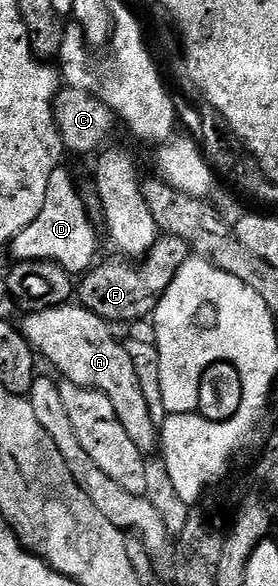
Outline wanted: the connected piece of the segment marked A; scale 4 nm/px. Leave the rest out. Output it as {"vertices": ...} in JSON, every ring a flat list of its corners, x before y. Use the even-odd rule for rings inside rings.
{"vertices":[[70,302,61,304,51,310,42,312,31,312,24,317,25,321,20,321,21,333,29,339,29,345,33,347,34,353,46,356,59,371,65,375,64,379,70,384,77,384,80,388,94,388,111,401,111,406,115,406,115,414,119,422,123,422,123,430,131,437,131,442,139,446,139,450,146,454,153,454,159,448,159,424,153,421,153,412,149,409,149,400,145,397,145,388,141,385,141,376,137,373,137,364,133,361,133,356,117,341,117,336,109,321,99,318,91,310,82,308,80,303]]}

